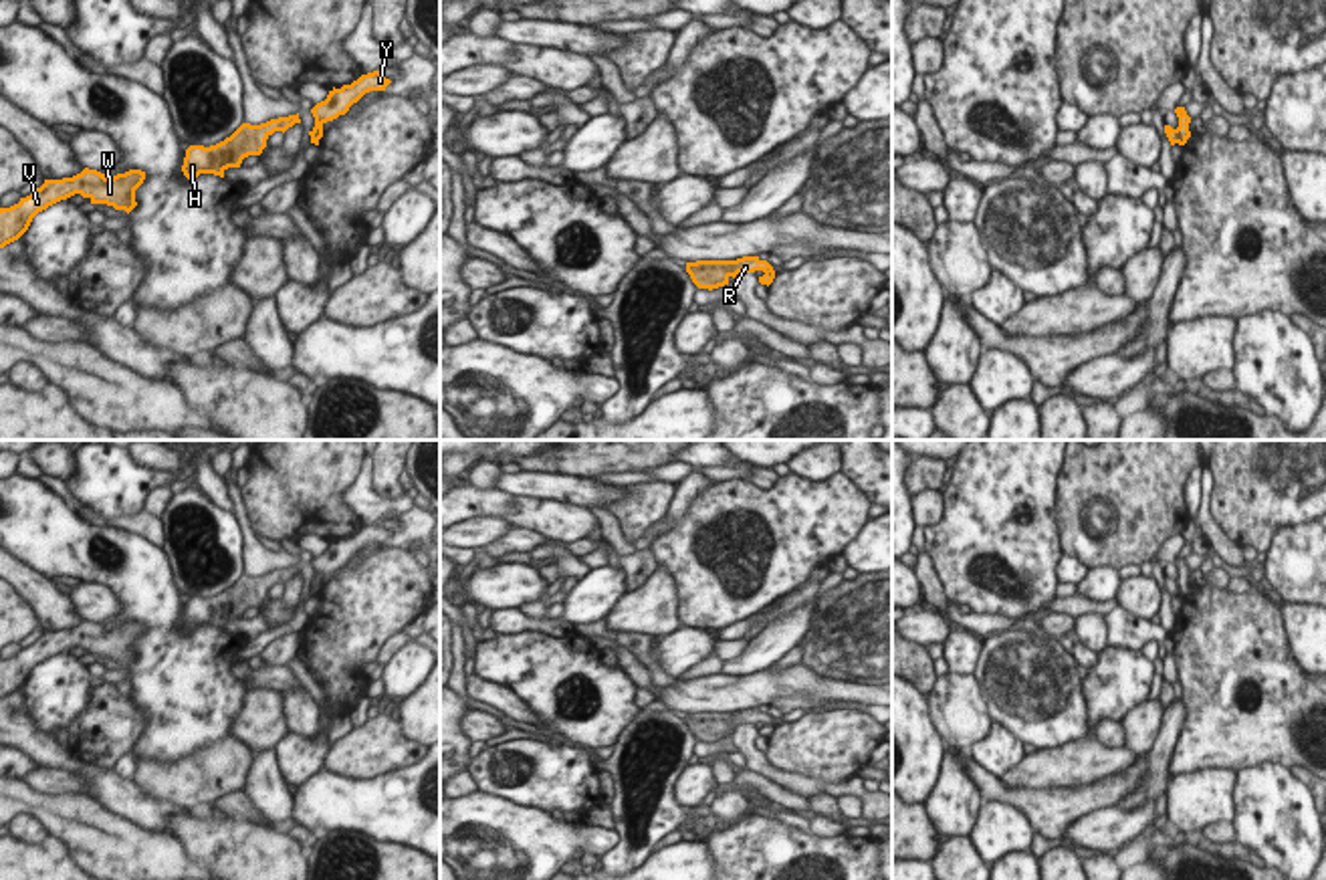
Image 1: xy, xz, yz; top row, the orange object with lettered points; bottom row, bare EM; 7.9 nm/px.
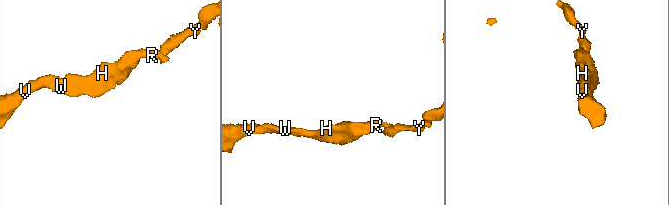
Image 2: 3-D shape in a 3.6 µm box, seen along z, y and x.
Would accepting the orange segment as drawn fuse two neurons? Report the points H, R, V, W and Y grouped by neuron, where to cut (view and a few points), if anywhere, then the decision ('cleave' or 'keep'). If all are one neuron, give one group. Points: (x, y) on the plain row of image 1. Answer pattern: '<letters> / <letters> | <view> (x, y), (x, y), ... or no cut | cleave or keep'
H R V W / Y | yz (1175, 582), (1179, 594) | cleave

